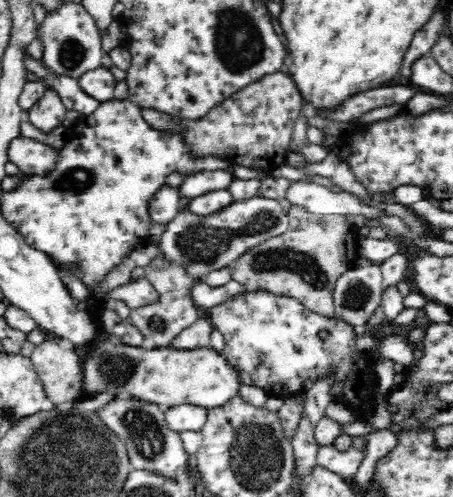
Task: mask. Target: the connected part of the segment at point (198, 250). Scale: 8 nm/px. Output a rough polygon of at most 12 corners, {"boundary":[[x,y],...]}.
{"boundary":[[279,200],[179,205],[155,244],[200,281],[288,230]]}

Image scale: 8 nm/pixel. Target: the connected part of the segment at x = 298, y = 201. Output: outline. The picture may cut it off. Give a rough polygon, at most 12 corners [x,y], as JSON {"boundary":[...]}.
{"boundary":[[294,182],[286,199],[319,214],[382,210],[363,206],[351,193],[314,182]]}

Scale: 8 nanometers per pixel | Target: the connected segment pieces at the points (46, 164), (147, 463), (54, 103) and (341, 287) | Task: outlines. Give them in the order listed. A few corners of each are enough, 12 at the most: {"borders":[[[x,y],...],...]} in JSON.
{"borders":[[[32,138],[8,142],[21,174],[50,170],[57,150]],[[112,400],[98,416],[133,469],[186,478],[189,454],[158,406]],[[54,90],[27,111],[47,134],[62,125],[67,108]],[[359,258],[336,281],[336,317],[362,326],[381,306],[379,265]]]}

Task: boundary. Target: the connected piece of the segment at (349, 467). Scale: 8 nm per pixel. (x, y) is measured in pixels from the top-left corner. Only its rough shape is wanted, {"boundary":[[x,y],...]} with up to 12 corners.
{"boundary":[[367,439],[344,452],[320,444],[316,464],[350,480],[364,460]]}

